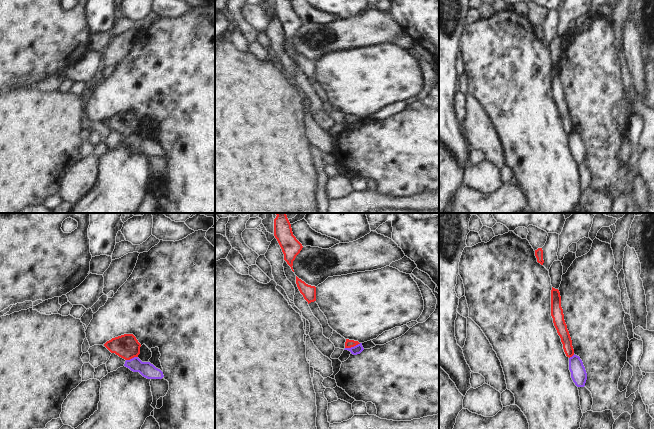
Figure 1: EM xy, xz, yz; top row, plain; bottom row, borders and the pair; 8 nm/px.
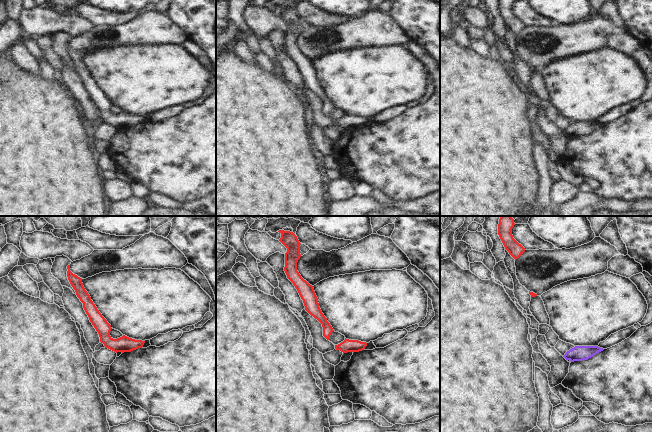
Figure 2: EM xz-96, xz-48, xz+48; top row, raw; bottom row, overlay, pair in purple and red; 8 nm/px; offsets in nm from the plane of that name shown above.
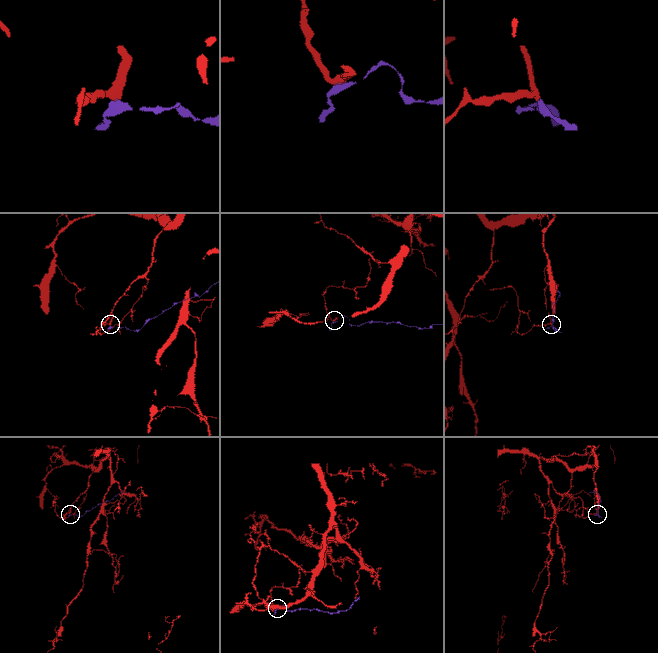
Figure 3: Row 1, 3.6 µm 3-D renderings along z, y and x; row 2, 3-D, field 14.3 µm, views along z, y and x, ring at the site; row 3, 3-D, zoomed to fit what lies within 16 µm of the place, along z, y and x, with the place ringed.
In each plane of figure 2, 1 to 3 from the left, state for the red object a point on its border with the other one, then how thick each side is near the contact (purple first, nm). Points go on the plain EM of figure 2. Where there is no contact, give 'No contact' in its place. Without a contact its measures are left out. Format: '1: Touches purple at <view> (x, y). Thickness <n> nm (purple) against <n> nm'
1: No contact
2: No contact
3: No contact.

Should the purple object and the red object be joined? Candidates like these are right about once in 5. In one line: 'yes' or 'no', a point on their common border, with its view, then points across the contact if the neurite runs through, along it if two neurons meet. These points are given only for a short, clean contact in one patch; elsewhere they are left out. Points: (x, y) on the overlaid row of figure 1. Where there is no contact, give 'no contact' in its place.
no | xz (352, 347) | along xz (360, 343), (345, 348)

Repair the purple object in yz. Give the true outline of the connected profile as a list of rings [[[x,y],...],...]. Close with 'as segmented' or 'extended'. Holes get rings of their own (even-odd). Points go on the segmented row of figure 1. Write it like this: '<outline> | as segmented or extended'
[[[574,354],[569,358],[569,370],[575,385],[577,387],[584,387],[587,380],[587,373],[579,356]]] | as segmented

